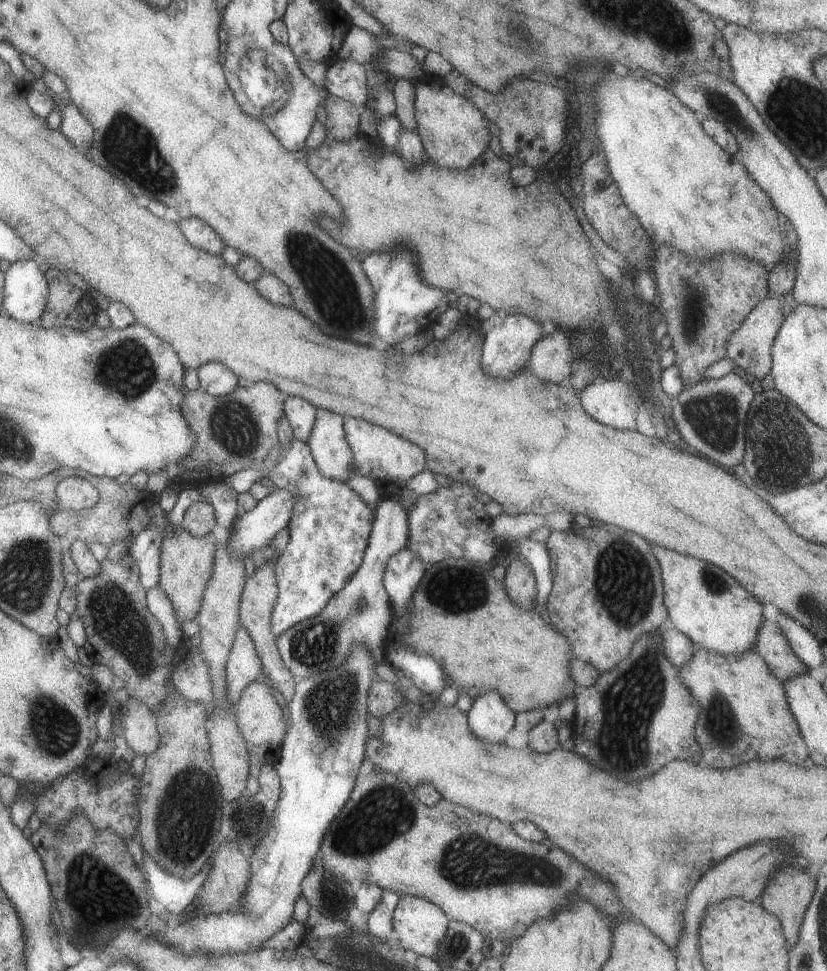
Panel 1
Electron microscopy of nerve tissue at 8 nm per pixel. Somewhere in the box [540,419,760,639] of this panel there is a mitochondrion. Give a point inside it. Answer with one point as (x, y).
(624, 582)

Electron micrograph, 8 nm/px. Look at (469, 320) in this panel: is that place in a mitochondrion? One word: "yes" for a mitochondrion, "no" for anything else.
no

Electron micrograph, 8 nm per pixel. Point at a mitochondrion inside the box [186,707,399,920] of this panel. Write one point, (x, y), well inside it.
(250, 822)

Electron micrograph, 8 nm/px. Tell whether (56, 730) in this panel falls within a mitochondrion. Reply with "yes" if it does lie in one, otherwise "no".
yes

